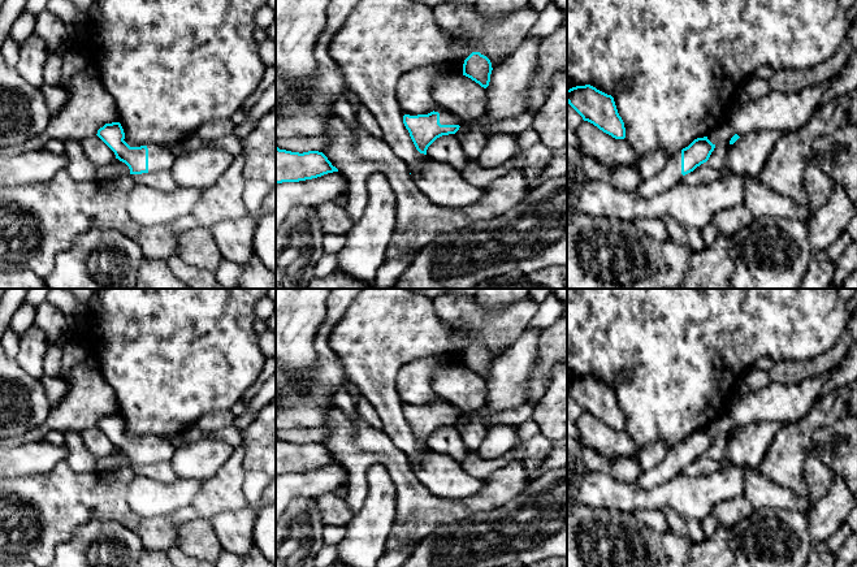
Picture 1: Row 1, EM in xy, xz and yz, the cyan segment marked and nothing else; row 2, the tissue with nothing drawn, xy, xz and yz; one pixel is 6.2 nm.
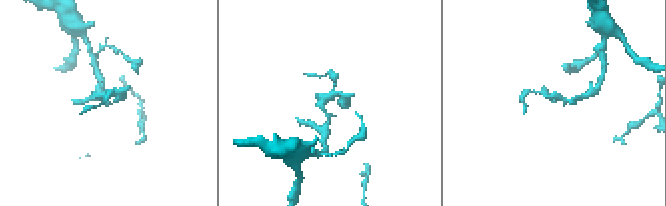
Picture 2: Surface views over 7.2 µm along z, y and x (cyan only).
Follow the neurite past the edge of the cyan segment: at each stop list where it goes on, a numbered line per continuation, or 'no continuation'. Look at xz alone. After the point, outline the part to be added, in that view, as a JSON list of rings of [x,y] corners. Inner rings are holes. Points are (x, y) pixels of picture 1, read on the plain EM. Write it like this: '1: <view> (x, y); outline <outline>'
1: xz (446, 408); outline [[[438,398],[434,403],[440,404],[440,415],[441,416],[462,416],[463,411],[456,407],[454,403],[449,402],[445,398]]]

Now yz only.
1: yz (671, 466); outline [[[679,442],[670,449],[666,458],[658,466],[642,472],[636,484],[640,489],[652,489],[680,475],[681,468],[681,442]]]

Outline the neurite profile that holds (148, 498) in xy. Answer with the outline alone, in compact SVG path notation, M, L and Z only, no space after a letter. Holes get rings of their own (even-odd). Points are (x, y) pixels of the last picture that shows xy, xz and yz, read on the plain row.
M135 476L129 485L127 503L140 518L166 516L191 506L202 485L203 482L195 480L163 484L146 476Z

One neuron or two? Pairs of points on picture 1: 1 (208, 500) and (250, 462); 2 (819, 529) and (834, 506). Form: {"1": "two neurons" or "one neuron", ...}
{"1": "two neurons", "2": "one neuron"}

